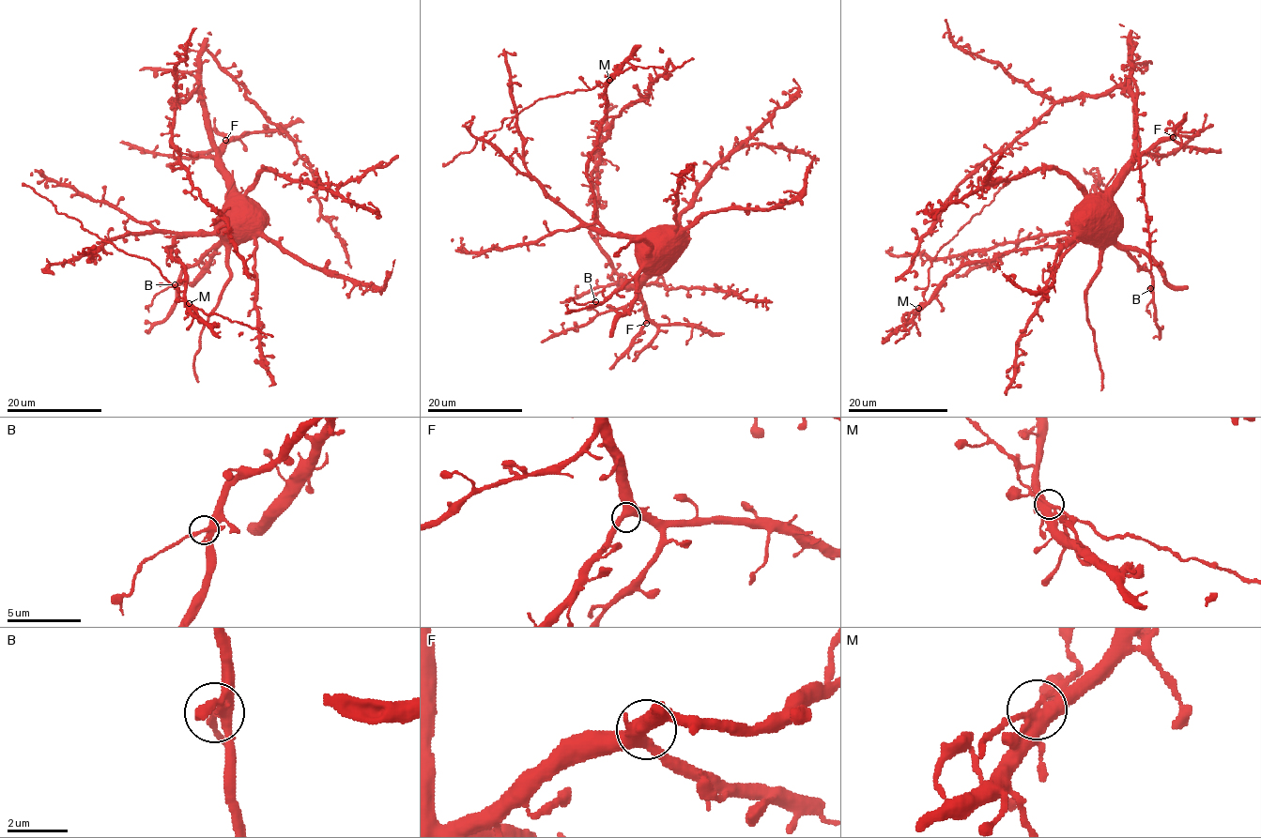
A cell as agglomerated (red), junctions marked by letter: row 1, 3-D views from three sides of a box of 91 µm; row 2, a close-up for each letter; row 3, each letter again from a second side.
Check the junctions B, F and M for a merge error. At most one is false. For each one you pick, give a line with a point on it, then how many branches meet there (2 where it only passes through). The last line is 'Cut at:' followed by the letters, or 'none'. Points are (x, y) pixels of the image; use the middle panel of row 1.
B: place (595, 301); branches 3
Cut at: B

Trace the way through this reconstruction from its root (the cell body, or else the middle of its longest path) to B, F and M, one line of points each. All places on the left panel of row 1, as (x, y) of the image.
B: (243, 211), (241, 206), (237, 206), (229, 213), (229, 226), (224, 235), (197, 262), (187, 268), (175, 284)
F: (243, 211), (239, 206), (229, 204), (229, 173), (220, 161), (225, 140)
M: (243, 211), (238, 208), (215, 231), (178, 236), (166, 249), (184, 266), (185, 300), (189, 304)

